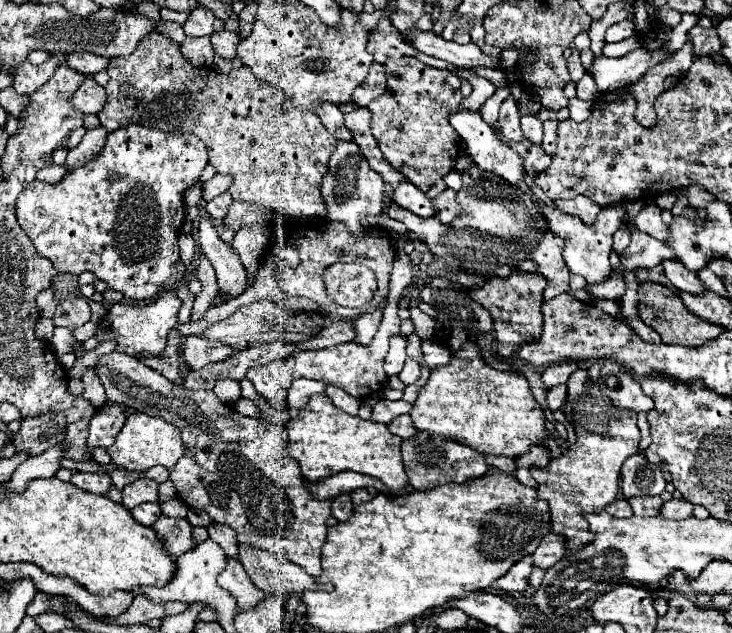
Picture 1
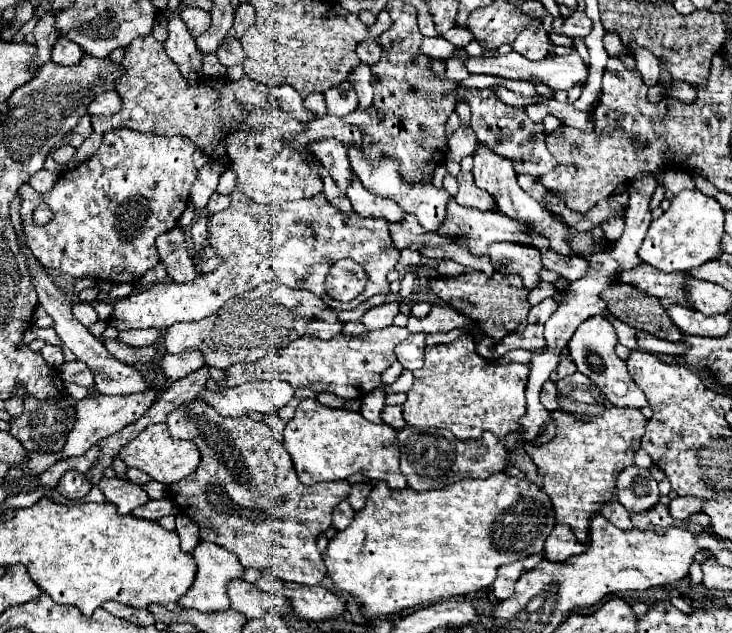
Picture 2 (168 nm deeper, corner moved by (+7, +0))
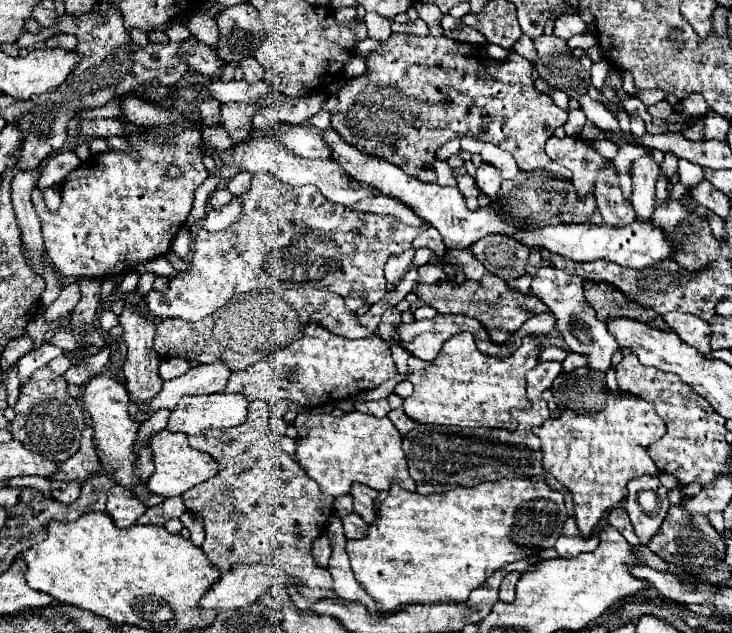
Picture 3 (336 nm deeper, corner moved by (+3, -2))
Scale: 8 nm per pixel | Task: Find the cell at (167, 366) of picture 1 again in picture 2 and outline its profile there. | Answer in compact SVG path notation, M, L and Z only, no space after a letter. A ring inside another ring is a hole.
M98 337L104 347L108 349L108 353L112 353L112 357L128 363L128 365L138 365L138 363L150 363L156 355L156 349L154 347L130 347L118 339L104 339L104 337Z

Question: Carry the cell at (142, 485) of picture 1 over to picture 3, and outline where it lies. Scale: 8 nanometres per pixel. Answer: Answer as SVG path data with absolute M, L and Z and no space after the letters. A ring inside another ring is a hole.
M114 485L108 491L108 505L106 513L114 519L118 527L130 527L138 521L140 515L144 515L146 507L140 499L132 495L132 491L124 485Z

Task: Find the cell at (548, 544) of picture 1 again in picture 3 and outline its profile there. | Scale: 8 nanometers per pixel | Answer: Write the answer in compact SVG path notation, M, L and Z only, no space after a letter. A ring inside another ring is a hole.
M572 517L566 519L562 535L556 541L556 551L560 557L576 557L584 551L594 551L598 547L598 539L584 539L578 535L576 521Z

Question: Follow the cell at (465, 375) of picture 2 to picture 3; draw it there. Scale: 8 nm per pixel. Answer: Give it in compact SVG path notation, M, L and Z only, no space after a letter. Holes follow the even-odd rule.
M460 333L448 339L442 345L440 353L432 361L422 361L416 357L408 359L408 381L414 385L414 393L404 399L404 413L418 421L418 423L438 423L438 425L456 425L456 427L470 427L470 429L514 429L514 417L510 415L512 409L530 409L530 401L526 397L526 373L538 365L540 355L540 341L524 339L522 345L508 357L508 359L492 359L478 351L472 333Z

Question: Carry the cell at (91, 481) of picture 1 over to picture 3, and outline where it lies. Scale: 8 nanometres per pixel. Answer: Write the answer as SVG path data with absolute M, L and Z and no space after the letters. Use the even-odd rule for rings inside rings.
M52 481L52 497L60 503L74 503L80 497L78 481Z

